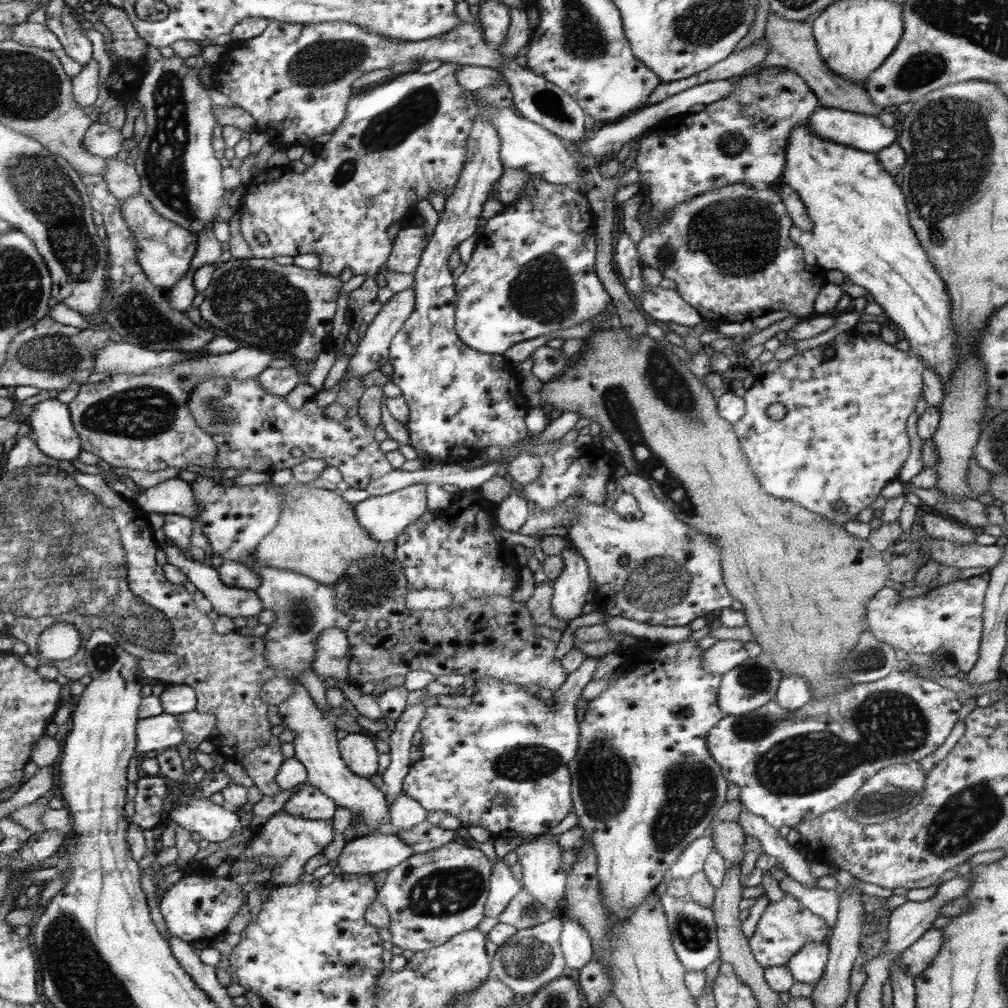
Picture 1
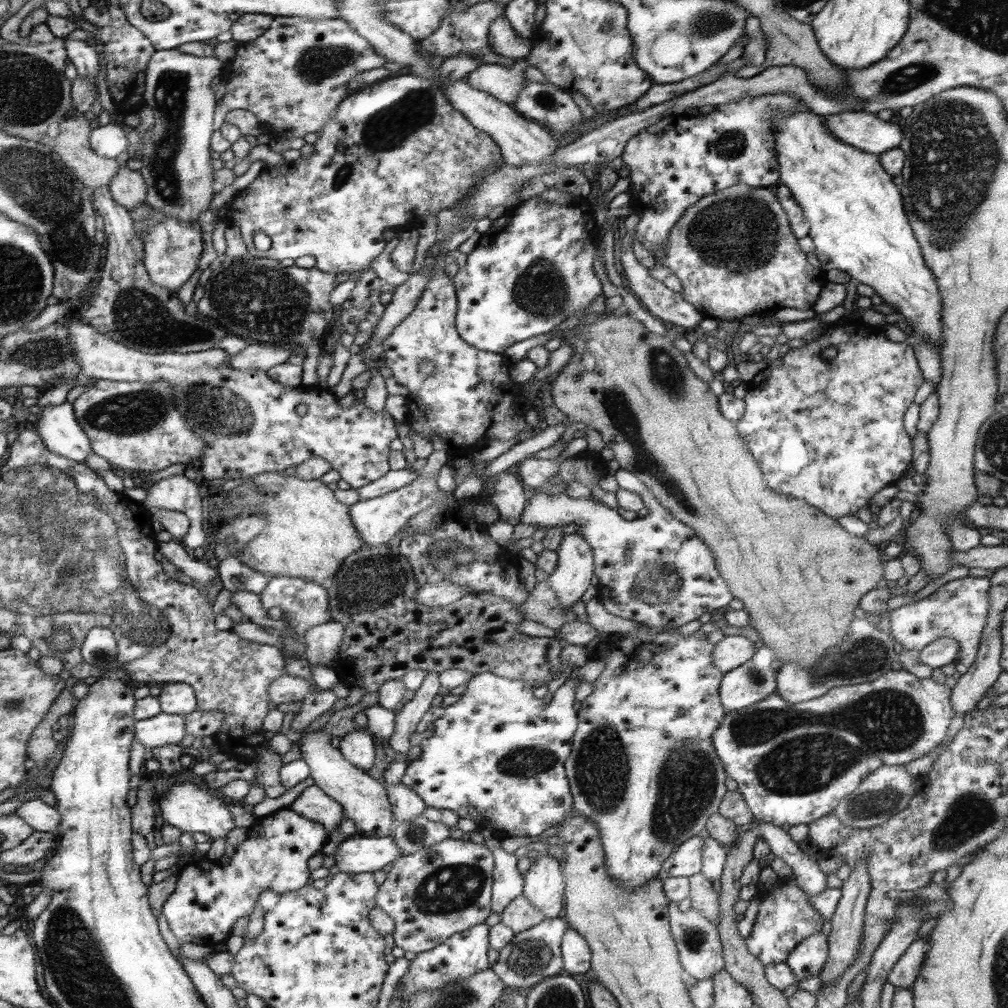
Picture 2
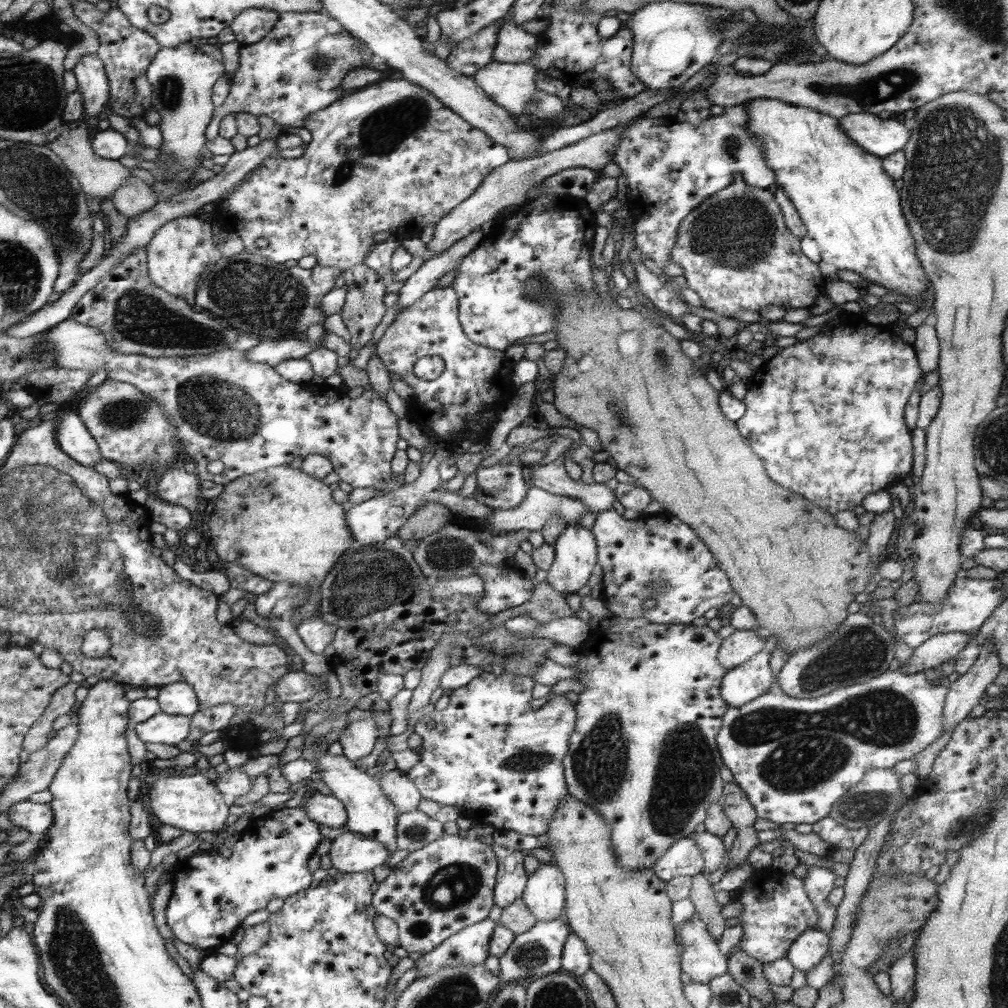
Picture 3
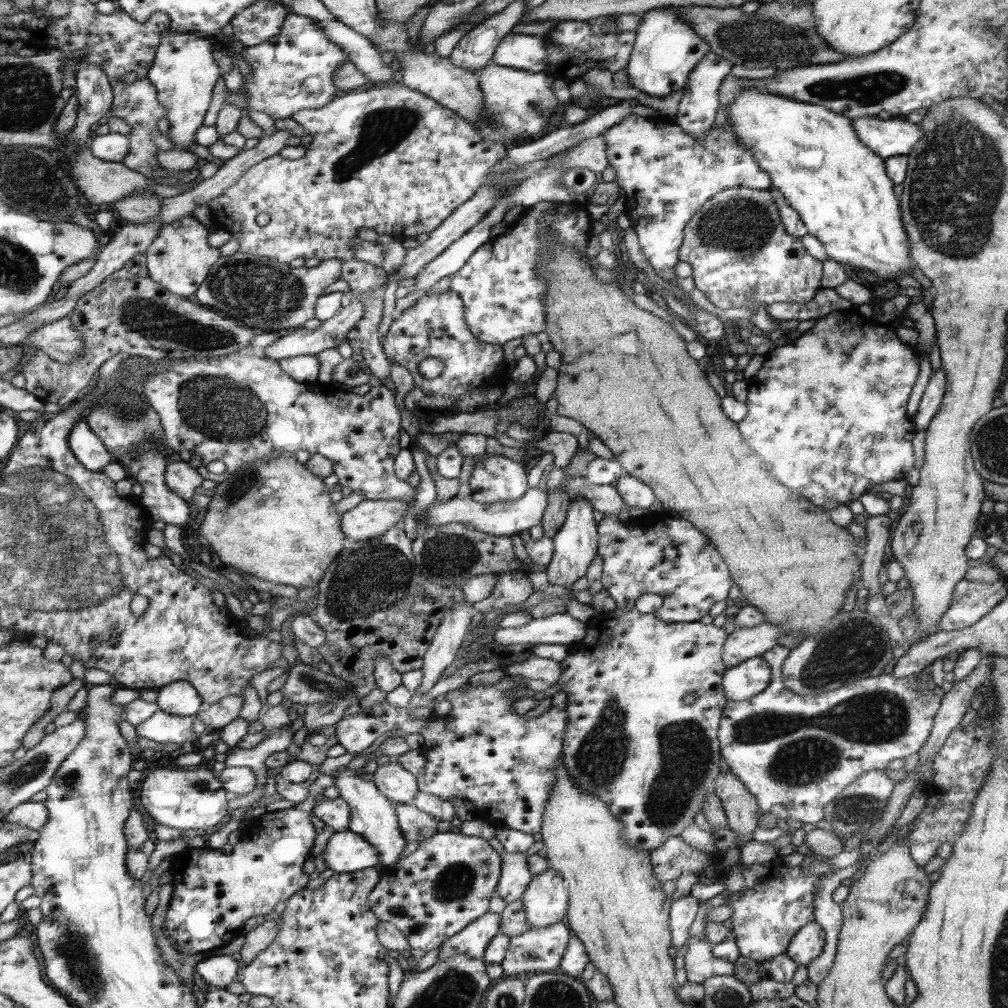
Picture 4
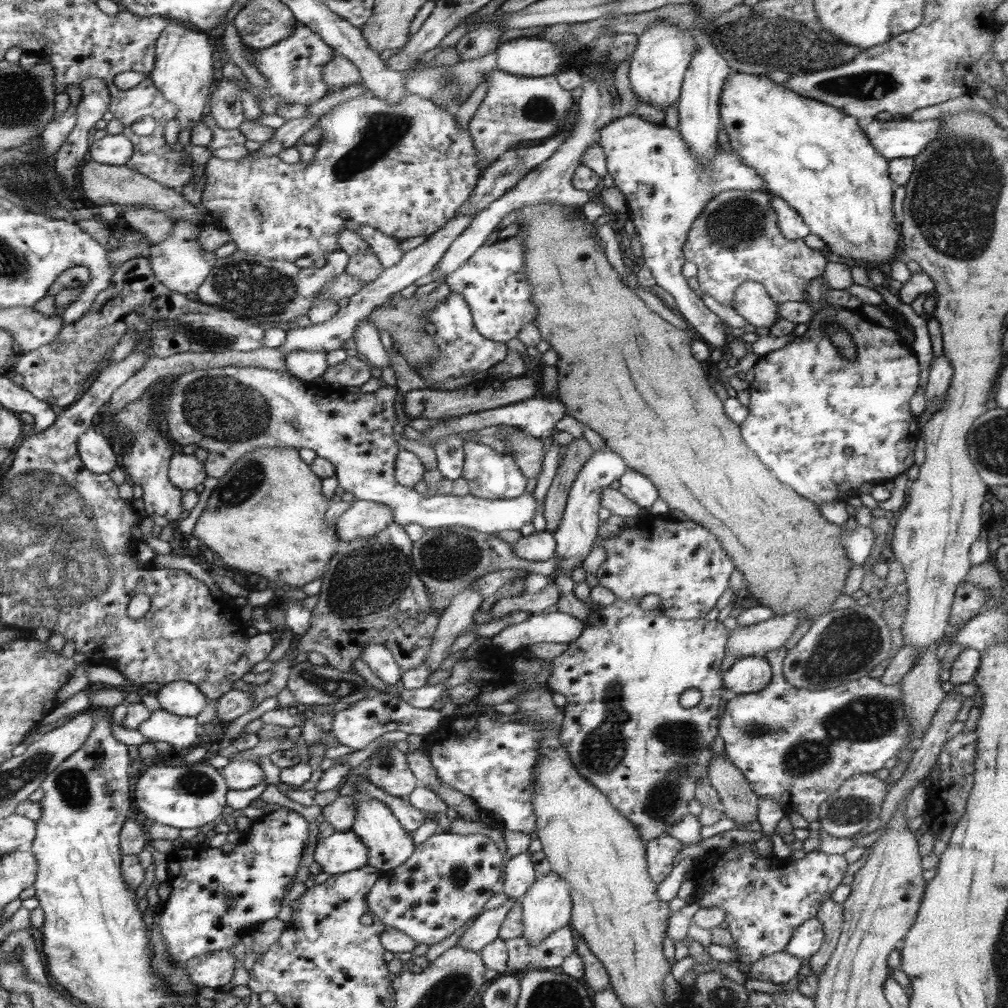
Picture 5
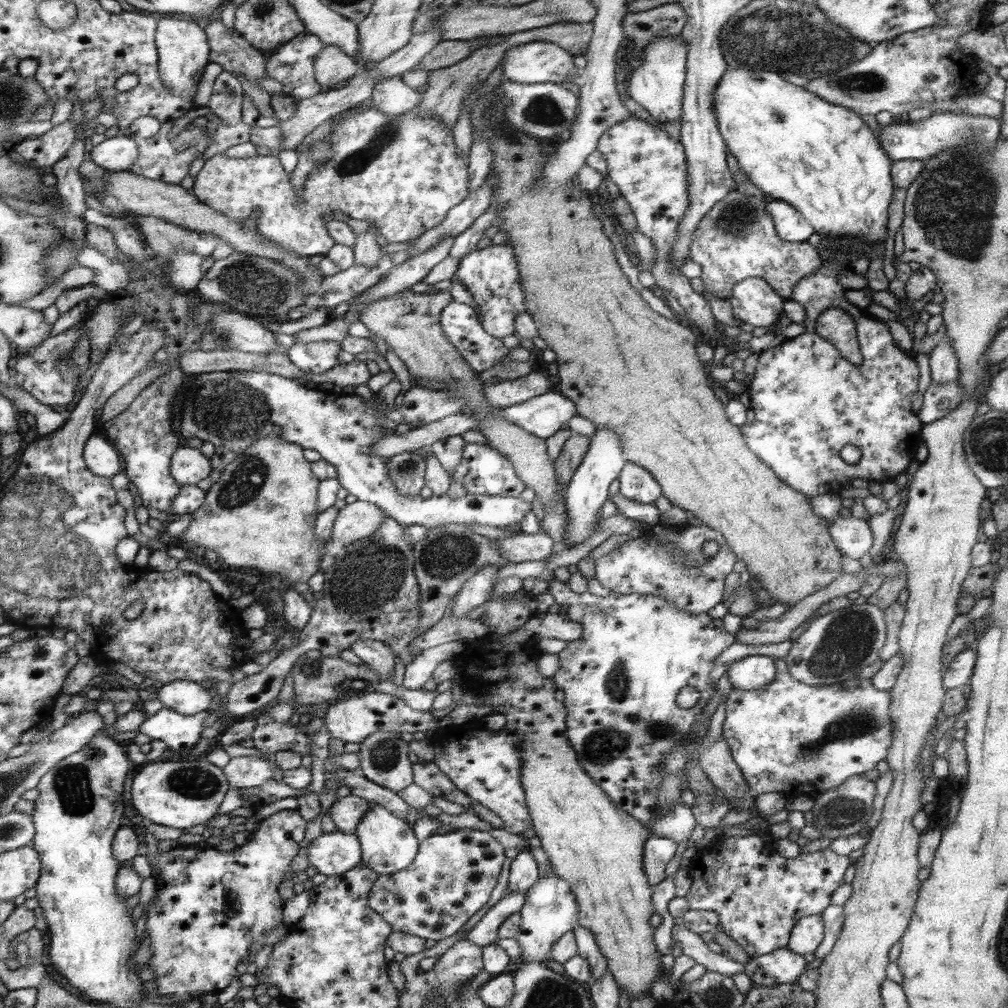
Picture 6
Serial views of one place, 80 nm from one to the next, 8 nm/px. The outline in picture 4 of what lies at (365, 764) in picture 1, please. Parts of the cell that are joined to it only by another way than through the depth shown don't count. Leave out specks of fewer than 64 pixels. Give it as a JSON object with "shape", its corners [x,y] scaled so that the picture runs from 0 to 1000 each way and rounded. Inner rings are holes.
{"shape":[[[385,696],[371,700],[367,704],[359,703],[357,708],[339,711],[331,720],[335,738],[343,742],[345,748],[357,748],[365,744],[371,734],[389,724],[397,722],[398,727],[403,729],[413,728],[420,724],[422,718],[431,710],[431,706],[425,711],[409,713],[406,709],[407,702],[394,702]]]}

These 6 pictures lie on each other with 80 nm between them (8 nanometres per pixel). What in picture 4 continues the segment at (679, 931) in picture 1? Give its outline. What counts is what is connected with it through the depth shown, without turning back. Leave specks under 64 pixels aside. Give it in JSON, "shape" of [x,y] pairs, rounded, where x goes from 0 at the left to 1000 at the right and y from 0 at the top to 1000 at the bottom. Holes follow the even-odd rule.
{"shape":[[[685,930],[682,935],[676,957],[681,961],[683,973],[697,976],[706,968],[727,968],[727,955],[708,948],[707,937],[700,930]]]}

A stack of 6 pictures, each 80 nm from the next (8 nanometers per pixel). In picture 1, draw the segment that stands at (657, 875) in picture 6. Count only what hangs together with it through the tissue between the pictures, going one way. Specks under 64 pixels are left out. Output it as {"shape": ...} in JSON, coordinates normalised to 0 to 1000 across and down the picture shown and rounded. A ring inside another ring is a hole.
{"shape":[[[696,828],[690,834],[687,834],[672,851],[671,855],[665,858],[663,865],[660,866],[661,873],[668,871],[677,871],[684,873],[688,867],[698,862],[699,851],[709,841],[709,835],[706,830]]]}

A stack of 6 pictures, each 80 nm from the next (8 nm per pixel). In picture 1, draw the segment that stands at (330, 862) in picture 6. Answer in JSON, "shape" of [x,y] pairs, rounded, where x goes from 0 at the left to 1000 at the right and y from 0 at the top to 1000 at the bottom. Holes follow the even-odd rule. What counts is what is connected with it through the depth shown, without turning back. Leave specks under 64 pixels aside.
{"shape":[[[373,825],[345,834],[333,855],[343,867],[370,869],[373,865],[393,861],[411,846],[395,828]]]}

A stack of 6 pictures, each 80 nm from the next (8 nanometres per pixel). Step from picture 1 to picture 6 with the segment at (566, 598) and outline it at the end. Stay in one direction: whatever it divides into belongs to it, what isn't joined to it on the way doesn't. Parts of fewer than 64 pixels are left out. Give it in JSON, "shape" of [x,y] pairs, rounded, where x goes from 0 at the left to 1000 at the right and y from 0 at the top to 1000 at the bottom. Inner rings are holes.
{"shape":[[[591,426],[591,430],[584,438],[583,446],[567,471],[563,482],[559,490],[561,506],[563,507],[564,521],[562,521],[563,544],[567,544],[579,538],[586,532],[586,526],[590,524],[590,516],[597,500],[604,494],[606,478],[609,478],[620,464],[623,455],[620,453],[616,437],[607,426]]]}

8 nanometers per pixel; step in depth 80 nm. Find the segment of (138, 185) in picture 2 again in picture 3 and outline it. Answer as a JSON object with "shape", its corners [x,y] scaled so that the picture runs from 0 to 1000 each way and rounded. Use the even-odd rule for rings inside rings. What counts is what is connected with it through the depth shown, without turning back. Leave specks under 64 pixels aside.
{"shape":[[[131,176],[110,197],[113,205],[129,217],[153,205],[156,202],[154,196],[150,185],[139,177]]]}

